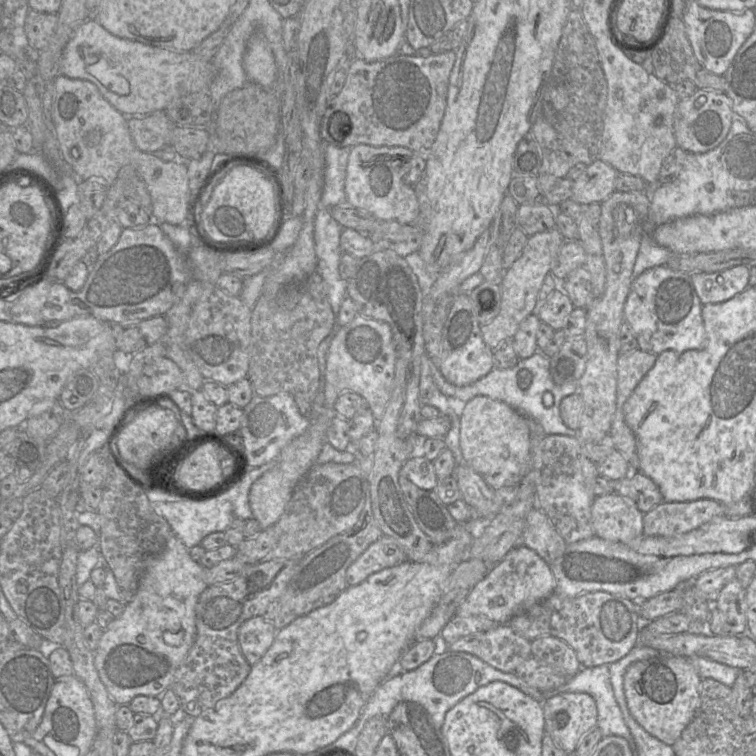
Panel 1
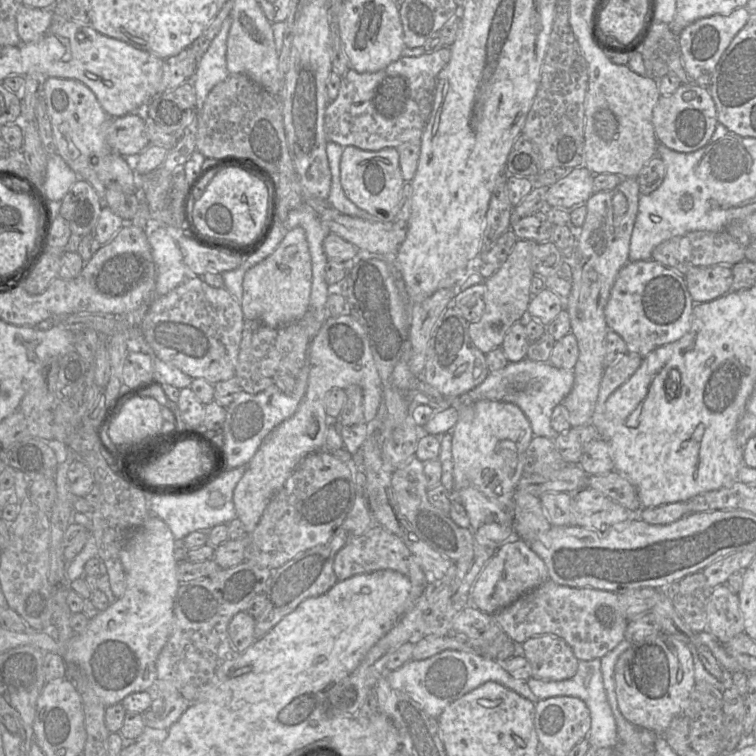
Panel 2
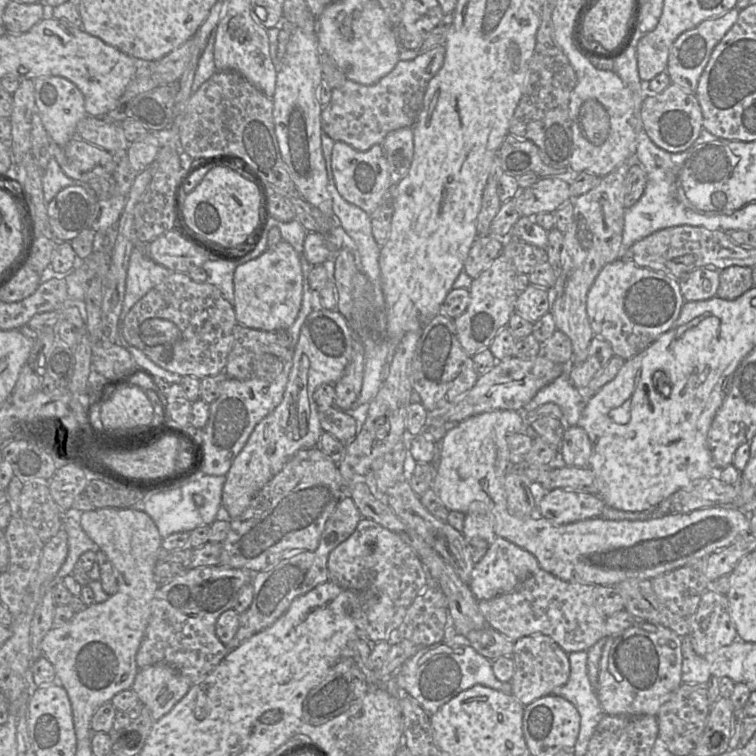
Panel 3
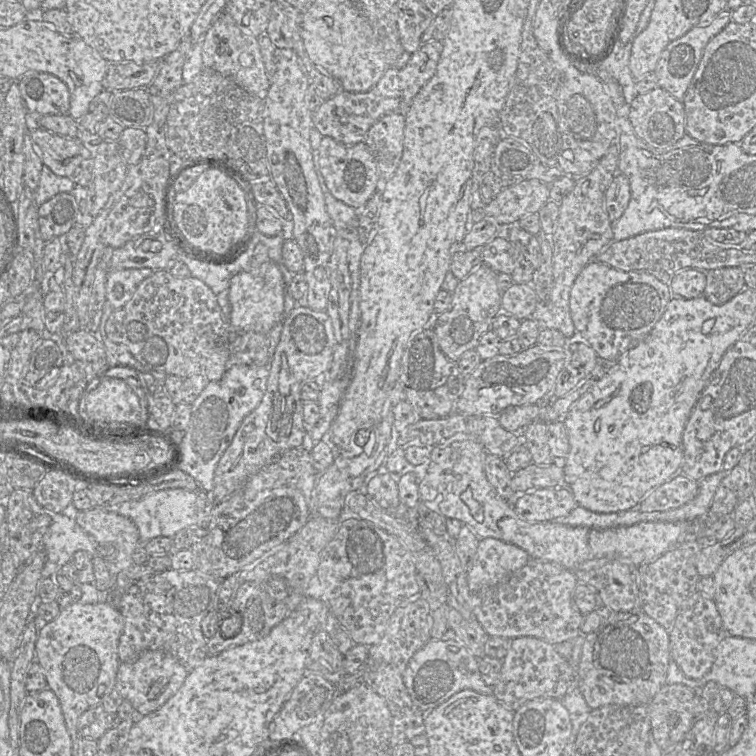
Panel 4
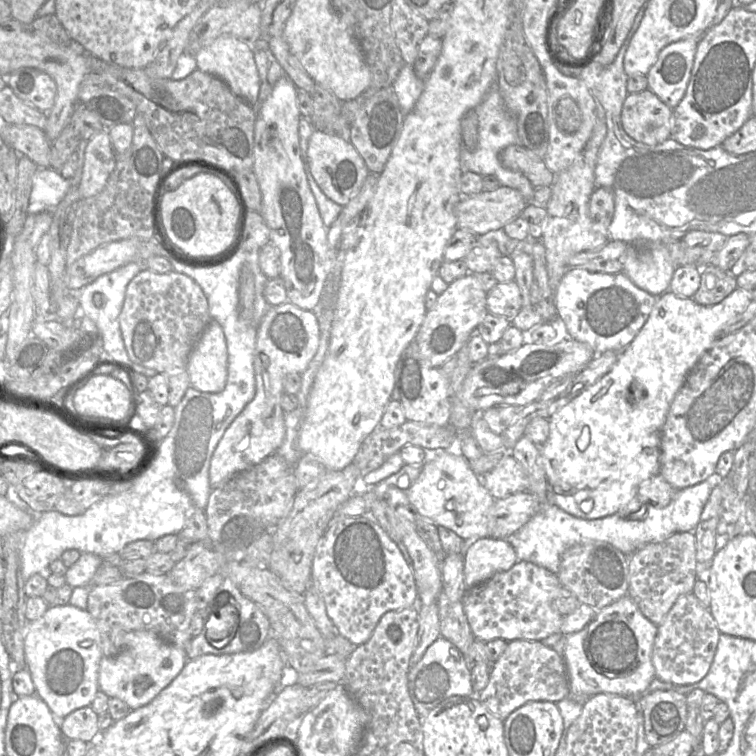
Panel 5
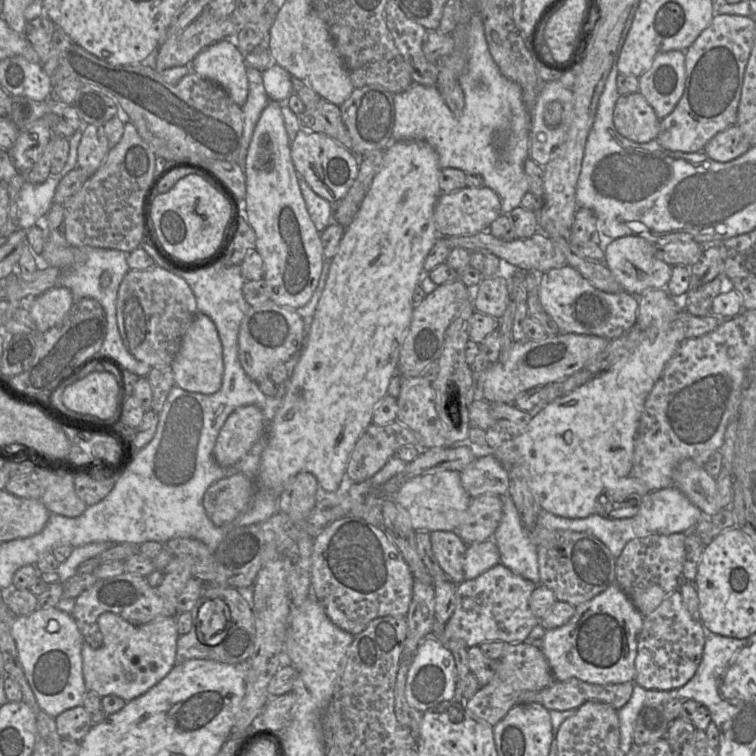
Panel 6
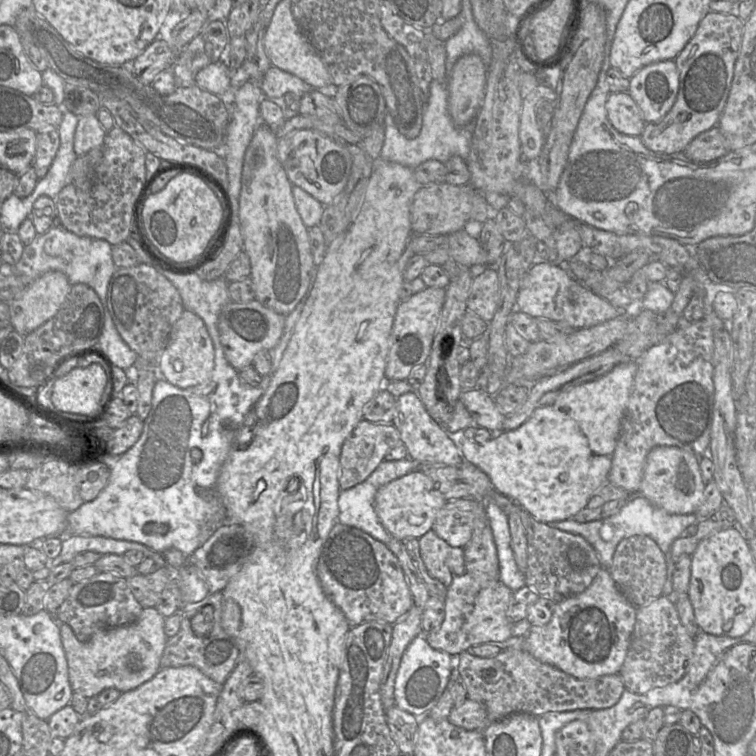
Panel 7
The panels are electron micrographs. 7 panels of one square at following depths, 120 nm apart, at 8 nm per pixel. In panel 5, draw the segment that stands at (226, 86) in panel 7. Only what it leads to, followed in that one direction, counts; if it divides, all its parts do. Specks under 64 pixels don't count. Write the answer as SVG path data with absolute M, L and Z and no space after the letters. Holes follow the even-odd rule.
M220 36L202 48L195 56L197 69L222 79L238 97L253 105L258 100L260 78L252 46L235 37Z

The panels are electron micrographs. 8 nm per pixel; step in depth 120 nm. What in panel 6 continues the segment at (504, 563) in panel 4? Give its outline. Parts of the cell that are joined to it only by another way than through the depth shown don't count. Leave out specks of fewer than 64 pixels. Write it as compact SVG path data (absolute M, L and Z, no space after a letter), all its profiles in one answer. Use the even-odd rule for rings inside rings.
M492 538L471 544L467 546L465 553L464 580L475 579L498 564L500 553Z

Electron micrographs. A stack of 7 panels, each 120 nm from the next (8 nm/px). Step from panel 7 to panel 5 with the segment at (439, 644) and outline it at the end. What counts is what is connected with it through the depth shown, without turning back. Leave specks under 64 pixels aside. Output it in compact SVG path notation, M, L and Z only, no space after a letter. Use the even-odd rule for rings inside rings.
M518 561L508 571L492 576L486 582L466 589L463 608L471 631L476 639L489 642L494 639L542 641L552 634L561 633L564 616L553 608L553 601L562 587L557 575L545 568L526 561Z

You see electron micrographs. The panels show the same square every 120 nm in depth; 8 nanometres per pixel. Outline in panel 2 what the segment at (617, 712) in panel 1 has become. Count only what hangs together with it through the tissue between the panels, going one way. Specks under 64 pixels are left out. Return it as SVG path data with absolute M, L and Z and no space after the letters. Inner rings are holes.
M599 658L589 661L579 660L577 672L569 679L548 681L530 678L527 680L527 683L531 691L539 698L539 700L557 696L572 696L581 699L587 705L590 711L591 727L586 739L588 740L590 747L613 748L619 741L616 721L604 687L601 661Z

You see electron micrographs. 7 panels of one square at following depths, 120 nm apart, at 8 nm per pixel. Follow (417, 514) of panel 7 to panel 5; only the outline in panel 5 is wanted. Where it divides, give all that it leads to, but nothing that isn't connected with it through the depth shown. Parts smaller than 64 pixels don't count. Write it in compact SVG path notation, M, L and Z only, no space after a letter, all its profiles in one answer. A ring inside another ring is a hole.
M457 450L427 453L430 457L422 465L420 475L406 490L408 499L418 515L428 518L437 526L451 529L466 541L466 547L479 538L489 537L486 515L495 499L482 485L468 459Z

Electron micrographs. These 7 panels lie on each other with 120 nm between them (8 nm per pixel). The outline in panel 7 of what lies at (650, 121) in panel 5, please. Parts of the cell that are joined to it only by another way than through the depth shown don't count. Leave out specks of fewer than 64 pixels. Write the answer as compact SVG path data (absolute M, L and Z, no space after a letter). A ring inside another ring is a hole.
M628 92L610 93L605 107L611 125L619 133L640 137L647 123Z

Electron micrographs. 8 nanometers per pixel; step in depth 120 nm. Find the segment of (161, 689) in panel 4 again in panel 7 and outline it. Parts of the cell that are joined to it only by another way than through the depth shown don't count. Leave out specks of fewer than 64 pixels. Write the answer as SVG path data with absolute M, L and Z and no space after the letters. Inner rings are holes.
M146 607L135 622L98 630L88 641L80 641L69 625L59 622L73 692L87 698L98 696L107 688L115 688L123 693L153 678L161 669L160 660L168 639L164 622L165 617L155 607Z

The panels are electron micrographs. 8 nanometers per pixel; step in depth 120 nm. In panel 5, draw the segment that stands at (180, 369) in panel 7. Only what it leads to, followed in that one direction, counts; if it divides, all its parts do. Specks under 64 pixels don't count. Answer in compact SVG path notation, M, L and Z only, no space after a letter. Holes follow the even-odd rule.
M211 320L189 356L186 371L191 387L208 393L221 392L227 382L228 352L222 326Z

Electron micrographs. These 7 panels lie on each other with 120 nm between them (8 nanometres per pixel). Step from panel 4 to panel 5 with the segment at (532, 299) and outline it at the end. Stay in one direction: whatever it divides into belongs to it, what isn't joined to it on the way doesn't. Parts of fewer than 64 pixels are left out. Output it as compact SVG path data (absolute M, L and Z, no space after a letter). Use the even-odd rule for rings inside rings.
M498 282L487 291L486 305L489 313L512 320L522 309L522 296L517 283Z

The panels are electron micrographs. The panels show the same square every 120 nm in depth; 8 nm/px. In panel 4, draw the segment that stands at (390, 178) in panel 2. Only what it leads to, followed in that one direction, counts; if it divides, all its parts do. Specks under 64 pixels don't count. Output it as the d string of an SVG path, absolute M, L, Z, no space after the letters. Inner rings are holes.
M323 136L319 146L319 169L331 194L355 209L363 207L380 185L376 163L364 142L344 145L331 137Z

